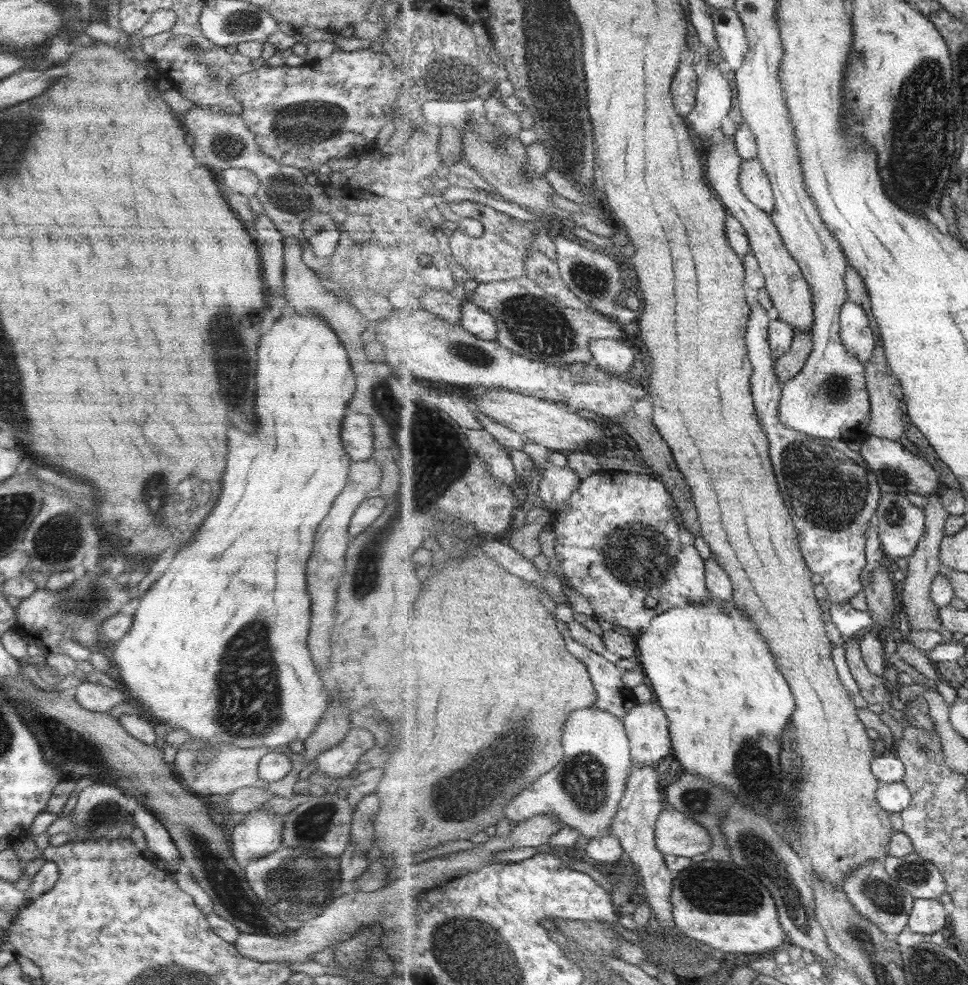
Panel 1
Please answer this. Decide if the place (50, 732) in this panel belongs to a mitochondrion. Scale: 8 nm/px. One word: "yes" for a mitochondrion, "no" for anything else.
yes

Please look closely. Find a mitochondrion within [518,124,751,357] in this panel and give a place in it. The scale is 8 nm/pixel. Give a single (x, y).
(590, 280)

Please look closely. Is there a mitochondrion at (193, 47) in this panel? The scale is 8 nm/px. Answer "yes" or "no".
yes

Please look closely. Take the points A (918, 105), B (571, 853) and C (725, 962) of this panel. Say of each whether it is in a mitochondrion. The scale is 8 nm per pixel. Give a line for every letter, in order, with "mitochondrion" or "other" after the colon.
A: mitochondrion
B: other
C: other

